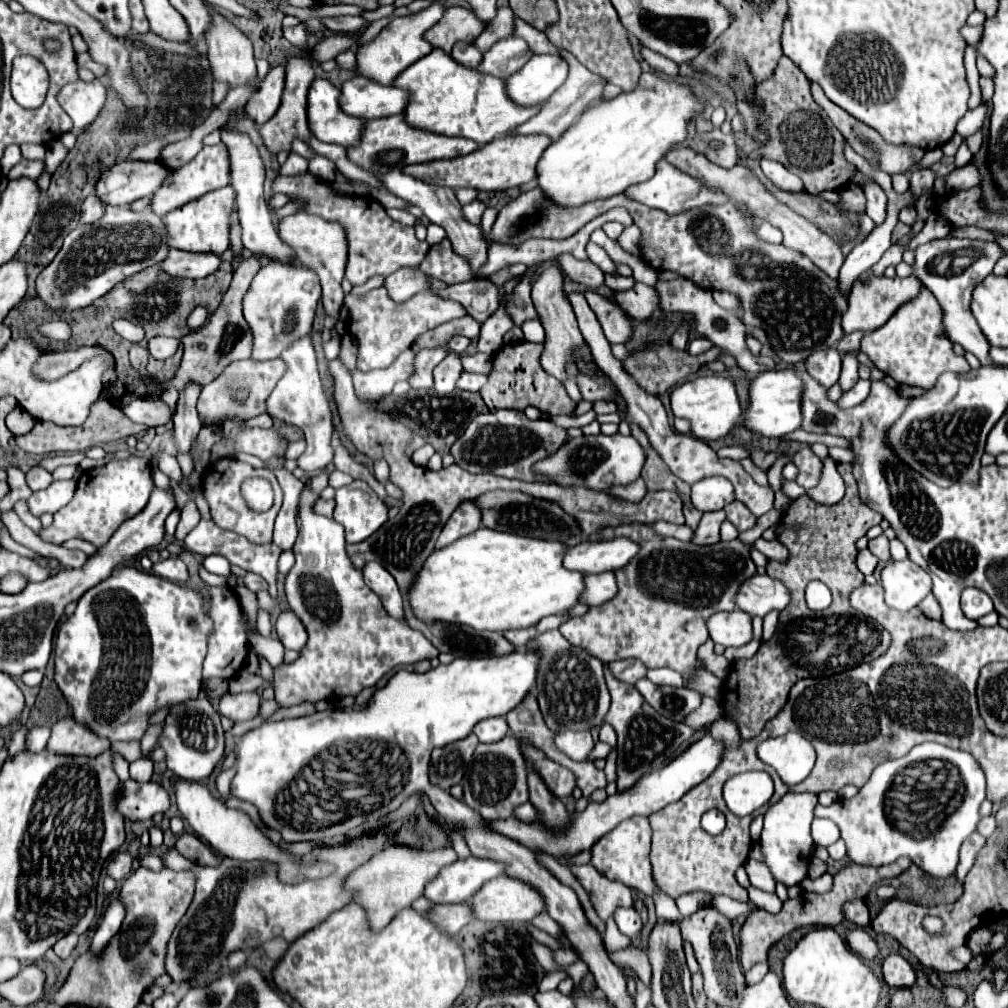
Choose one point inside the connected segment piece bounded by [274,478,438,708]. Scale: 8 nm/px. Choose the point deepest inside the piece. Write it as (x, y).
(352, 642)

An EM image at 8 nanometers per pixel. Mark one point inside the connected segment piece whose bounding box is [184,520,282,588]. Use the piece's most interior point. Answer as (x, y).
(206, 538)

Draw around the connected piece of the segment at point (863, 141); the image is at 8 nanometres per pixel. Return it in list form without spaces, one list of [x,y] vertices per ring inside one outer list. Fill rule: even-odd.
[[[814,82],[812,84],[812,94],[814,94],[814,100],[828,112],[828,116],[830,116],[830,120],[834,122],[834,126],[844,134],[844,138],[846,138],[846,142],[852,146],[852,150],[856,152],[856,154],[860,154],[860,156],[864,156],[870,164],[872,164],[872,168],[874,170],[882,170],[882,172],[886,172],[886,174],[898,174],[898,172],[904,172],[904,170],[908,170],[912,164],[916,164],[922,156],[924,156],[924,150],[922,148],[918,148],[918,146],[908,146],[908,144],[902,144],[902,146],[894,146],[894,144],[890,144],[890,142],[886,142],[874,128],[870,128],[870,126],[866,126],[864,122],[860,122],[860,120],[856,120],[854,116],[850,116],[846,110],[842,110],[840,106],[836,106],[834,102],[830,102],[828,98],[826,98],[826,94],[822,92],[822,88]]]

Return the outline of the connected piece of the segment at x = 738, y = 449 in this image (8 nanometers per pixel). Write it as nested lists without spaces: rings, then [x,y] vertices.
[[[724,446],[717,451],[720,458],[730,458],[740,461],[749,457],[749,453],[741,446]]]

